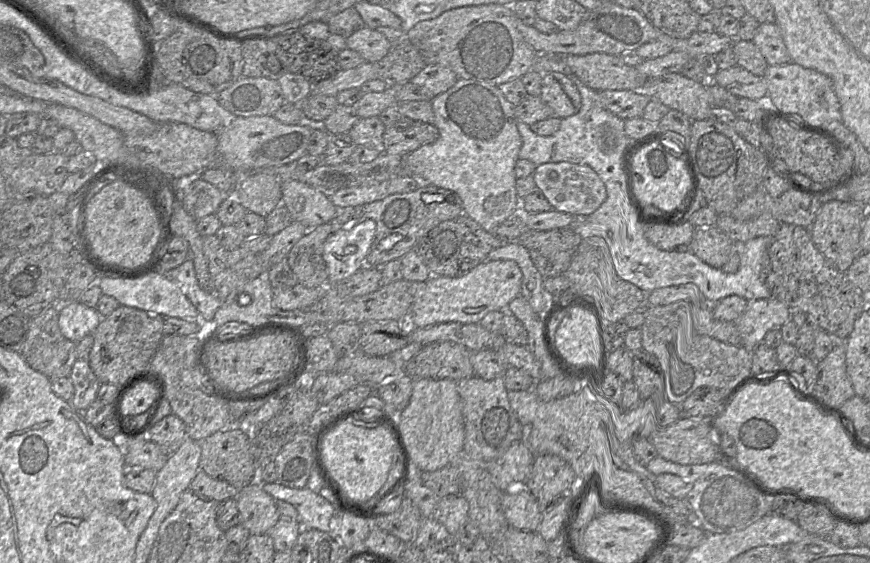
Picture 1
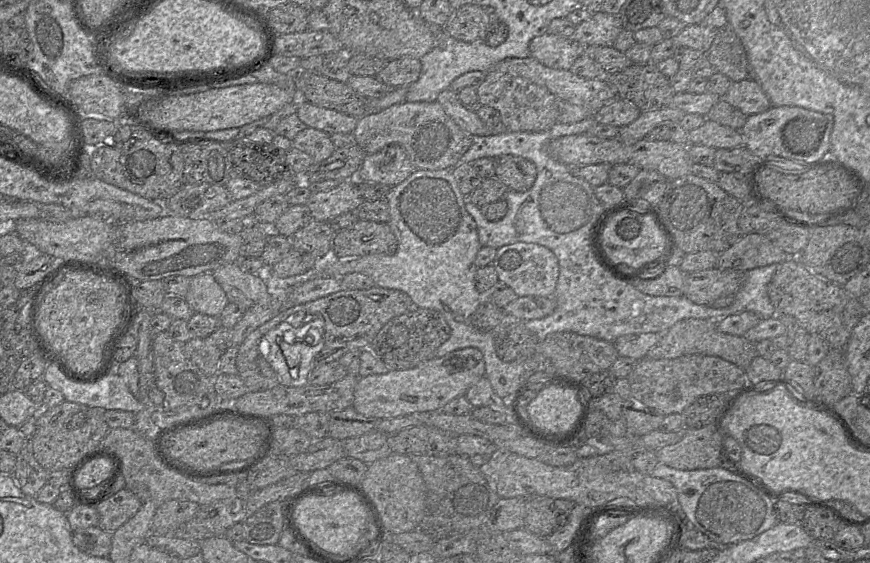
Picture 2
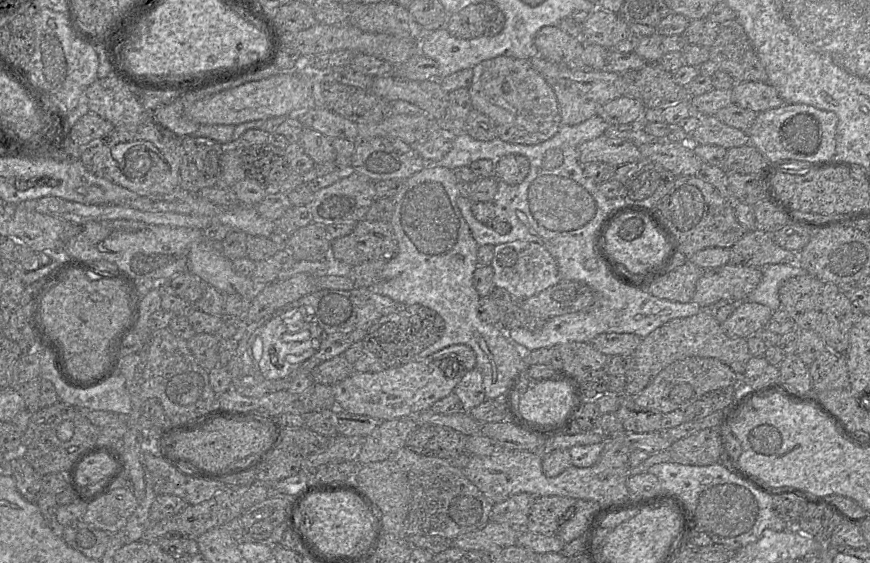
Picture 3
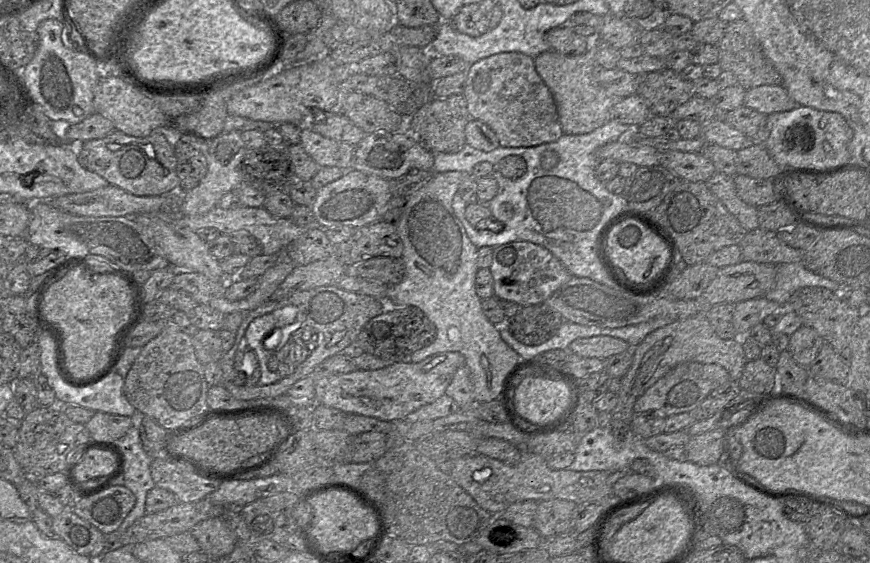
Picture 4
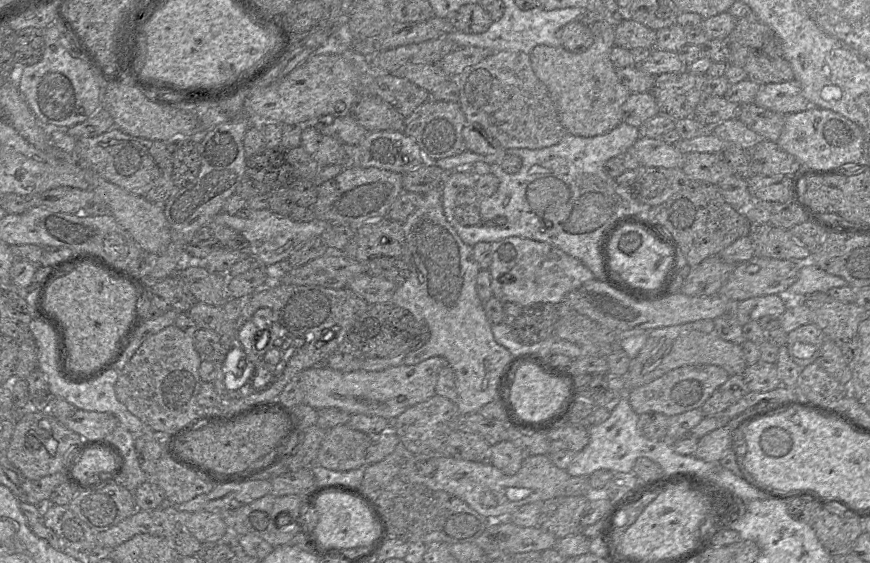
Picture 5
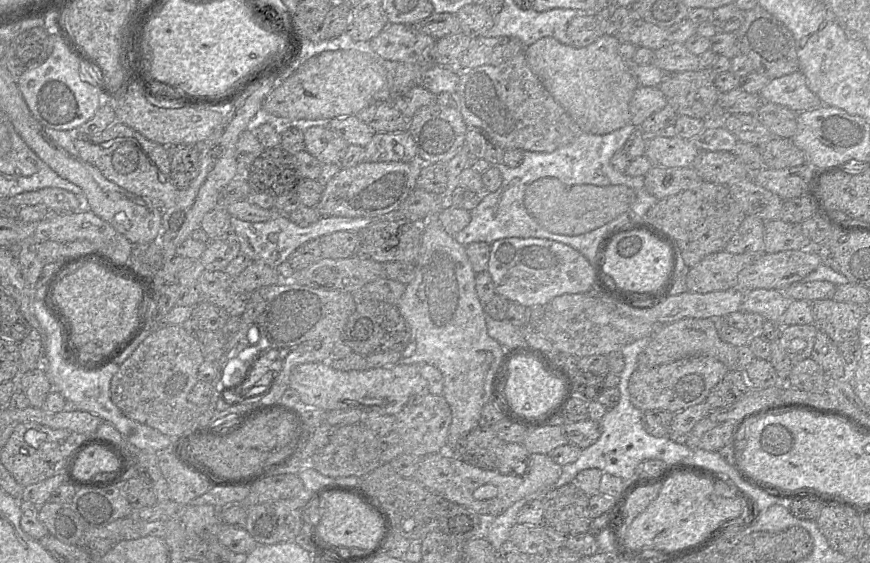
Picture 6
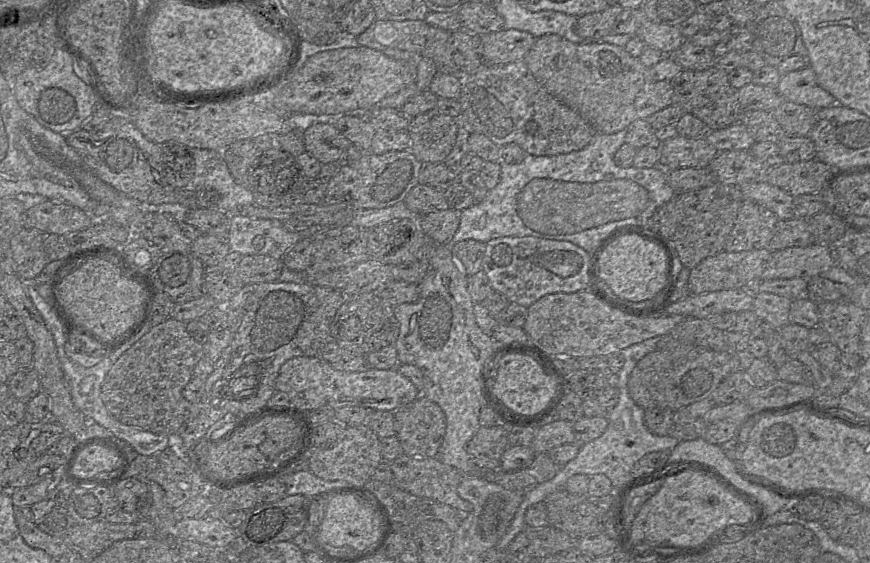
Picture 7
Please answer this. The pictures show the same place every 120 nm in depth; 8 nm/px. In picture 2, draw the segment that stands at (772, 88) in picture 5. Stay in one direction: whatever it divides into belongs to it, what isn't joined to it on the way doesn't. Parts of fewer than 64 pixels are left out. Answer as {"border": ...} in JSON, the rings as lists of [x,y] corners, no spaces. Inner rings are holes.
{"border":[[[753,78],[732,82],[724,99],[747,116],[762,113],[772,106],[760,84]]]}

